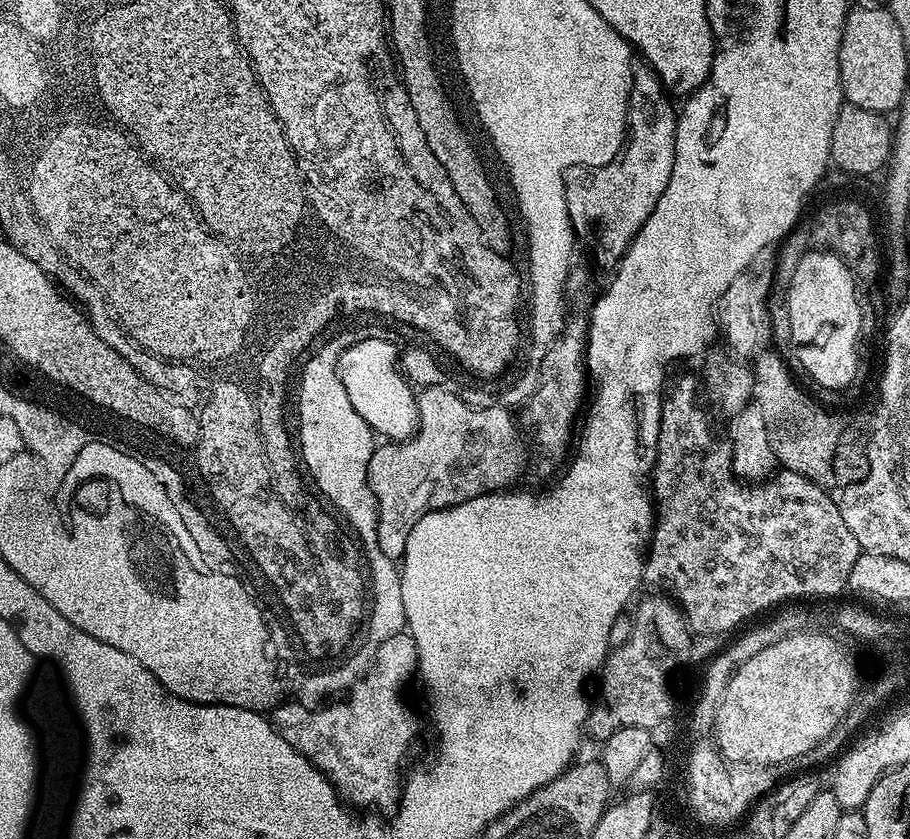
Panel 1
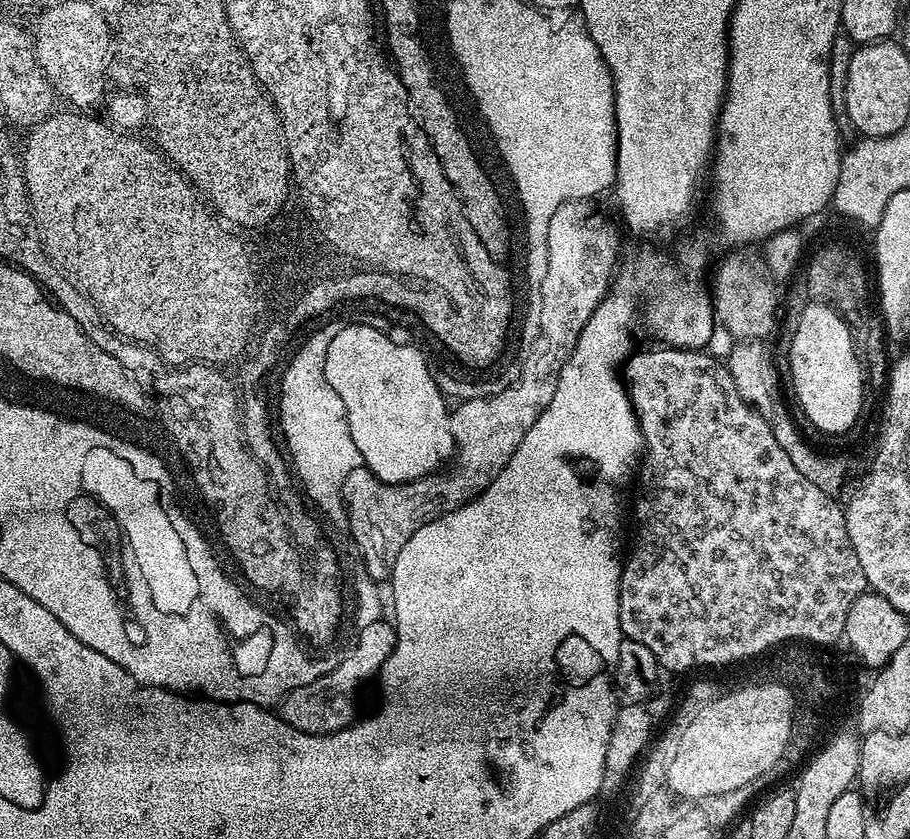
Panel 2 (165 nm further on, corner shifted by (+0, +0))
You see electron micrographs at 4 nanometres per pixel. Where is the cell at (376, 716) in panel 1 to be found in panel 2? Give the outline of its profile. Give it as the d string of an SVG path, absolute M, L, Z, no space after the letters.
M381 618L378 622L370 622L364 627L362 634L357 638L356 644L330 674L310 682L306 686L298 686L298 690L290 690L281 698L278 705L278 714L294 730L302 730L311 736L325 736L348 727L357 719L356 699L360 696L360 687L368 679L375 677L380 668L390 658L396 645L396 630L387 619Z

